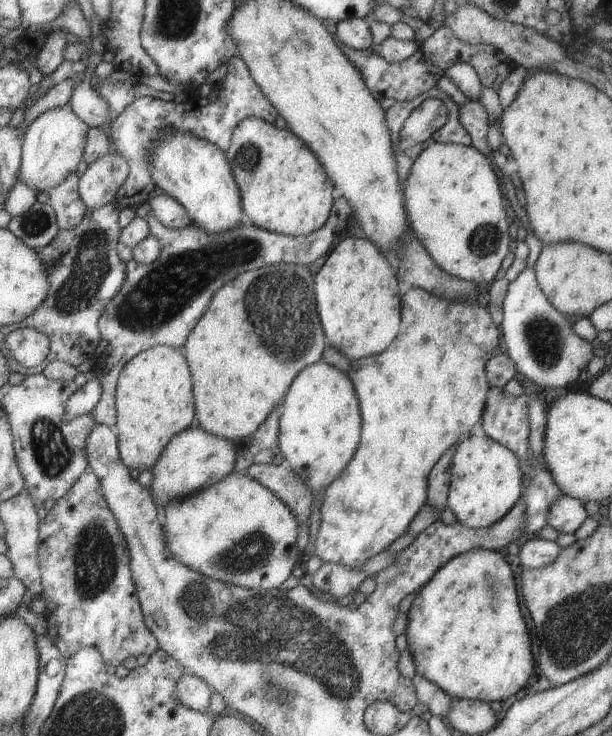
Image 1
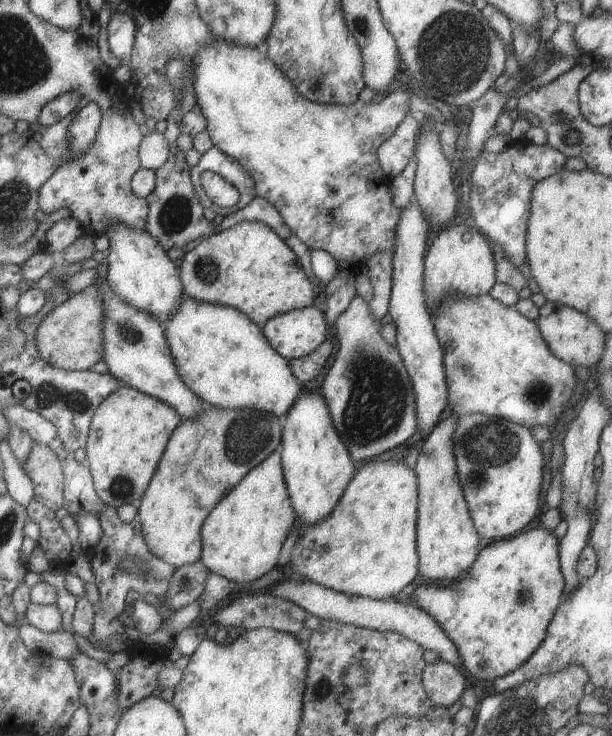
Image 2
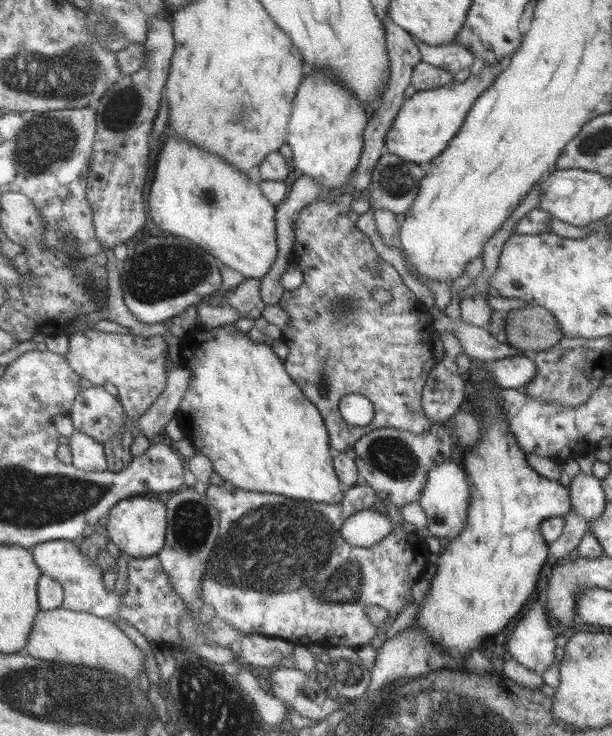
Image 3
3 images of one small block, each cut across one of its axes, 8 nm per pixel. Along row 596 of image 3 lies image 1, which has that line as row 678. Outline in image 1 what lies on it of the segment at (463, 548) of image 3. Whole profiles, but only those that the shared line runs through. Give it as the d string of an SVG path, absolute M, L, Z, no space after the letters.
M473 549L462 552L453 558L450 558L445 564L442 564L431 576L430 579L416 590L412 603L406 612L406 628L404 629L406 638L406 649L411 653L415 670L417 674L423 676L438 686L450 697L458 699L475 699L491 704L493 700L503 700L513 696L515 692L521 690L527 684L527 678L533 672L533 656L531 655L531 642L529 634L525 627L523 617L519 611L519 602L517 602L517 594L515 593L515 582L513 581L513 572L509 567L509 563L499 551L489 549Z

